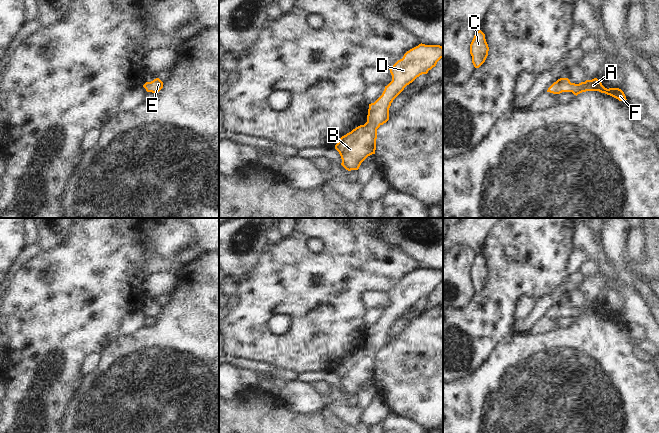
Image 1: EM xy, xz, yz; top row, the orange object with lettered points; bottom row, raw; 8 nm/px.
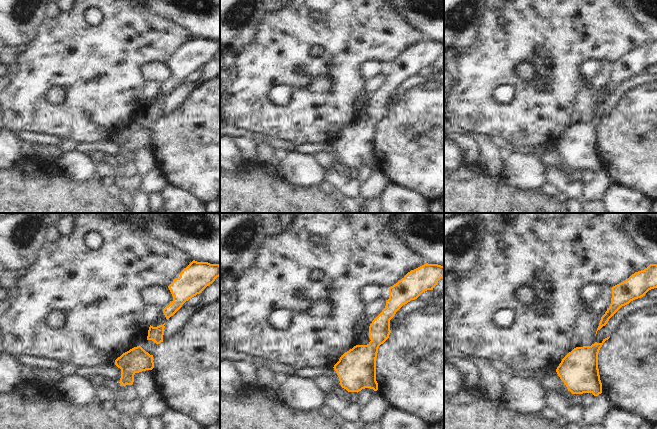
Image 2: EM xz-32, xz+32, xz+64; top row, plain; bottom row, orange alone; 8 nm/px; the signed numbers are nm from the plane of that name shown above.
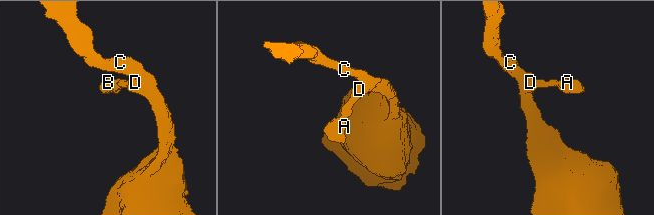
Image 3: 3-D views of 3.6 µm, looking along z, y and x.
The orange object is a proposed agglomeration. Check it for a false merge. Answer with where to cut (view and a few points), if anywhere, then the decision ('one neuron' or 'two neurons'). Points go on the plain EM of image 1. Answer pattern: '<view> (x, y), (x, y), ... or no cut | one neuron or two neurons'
no cut | one neuron

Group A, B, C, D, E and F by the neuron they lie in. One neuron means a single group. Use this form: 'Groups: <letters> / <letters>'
Groups: A B C D E F.

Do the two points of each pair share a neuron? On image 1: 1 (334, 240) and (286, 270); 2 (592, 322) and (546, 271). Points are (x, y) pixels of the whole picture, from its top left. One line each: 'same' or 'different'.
1: same
2: different

